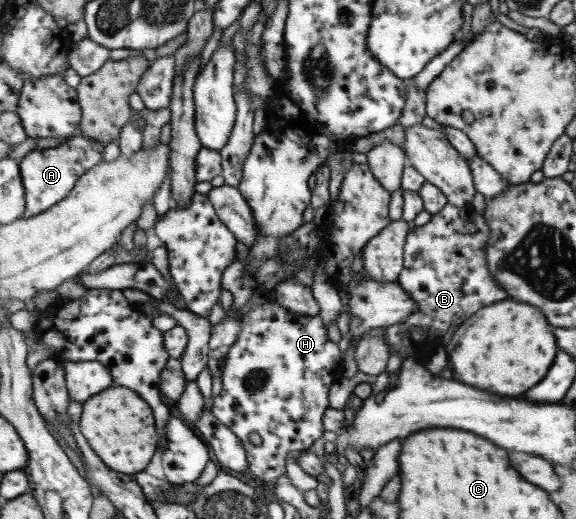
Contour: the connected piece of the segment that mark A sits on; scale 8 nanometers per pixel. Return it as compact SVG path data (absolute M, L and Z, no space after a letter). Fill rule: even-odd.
M84 134L76 135L52 148L34 149L19 161L26 189L27 205L25 216L30 218L46 212L64 200L76 186L78 180L86 175L93 166L100 165L104 158L104 145L101 141Z

